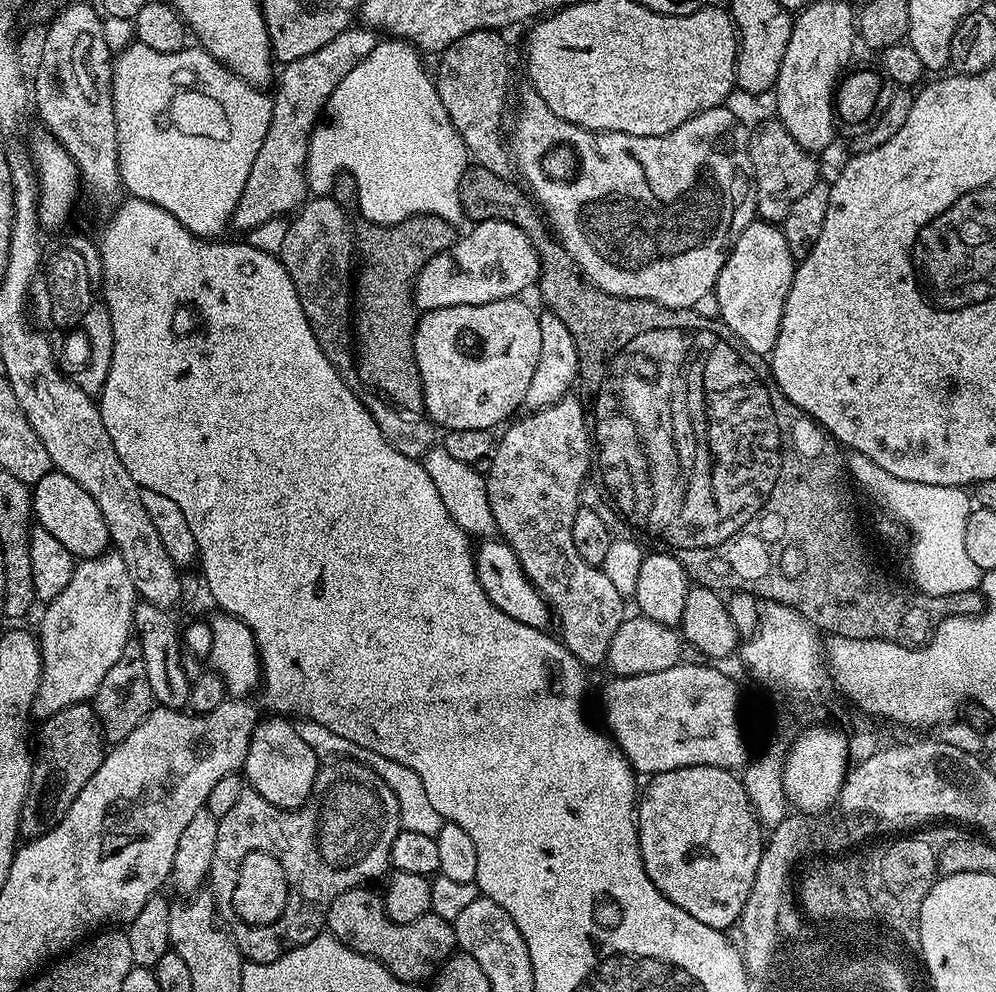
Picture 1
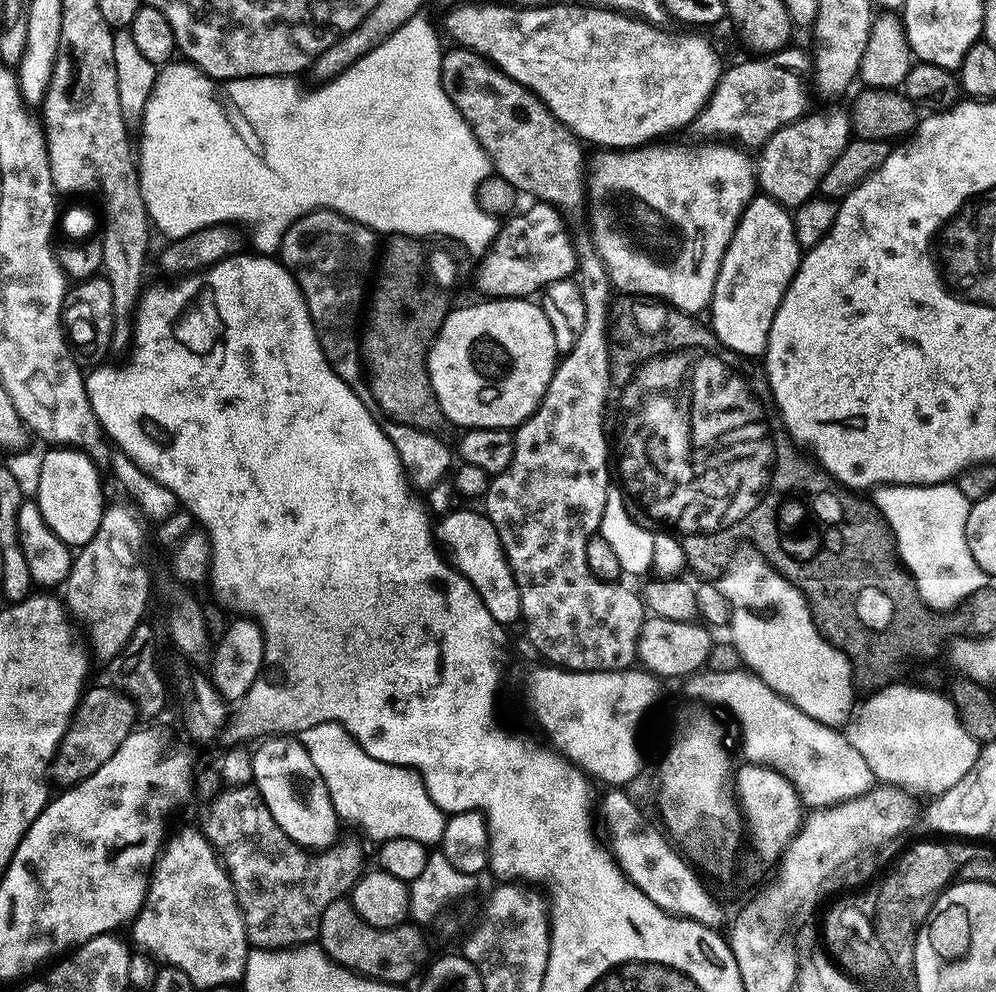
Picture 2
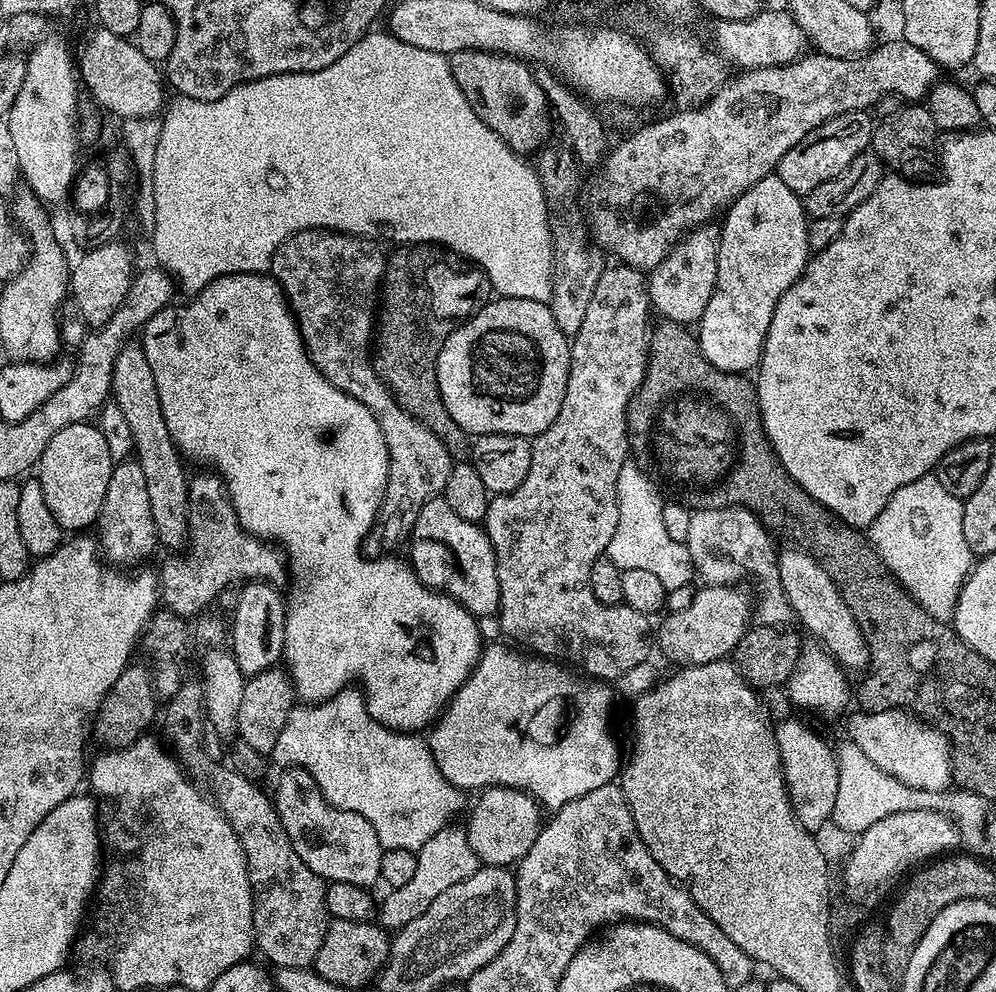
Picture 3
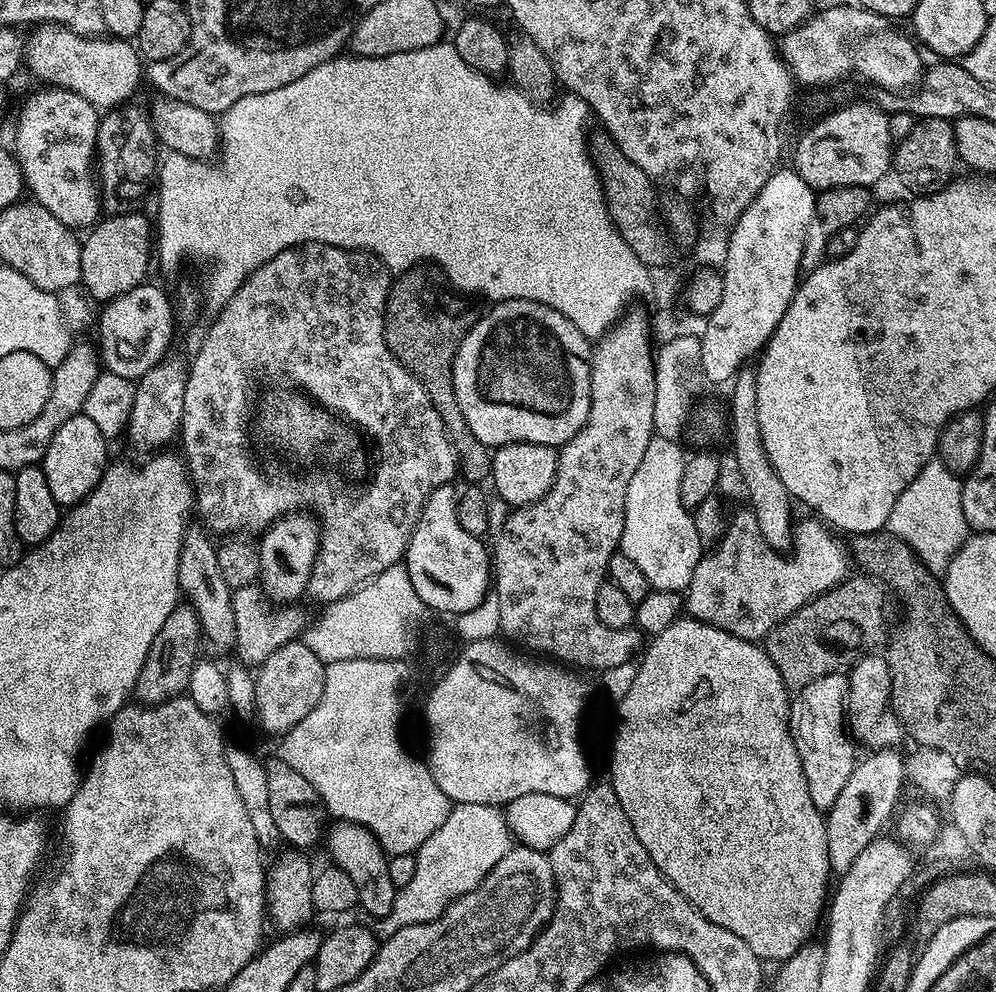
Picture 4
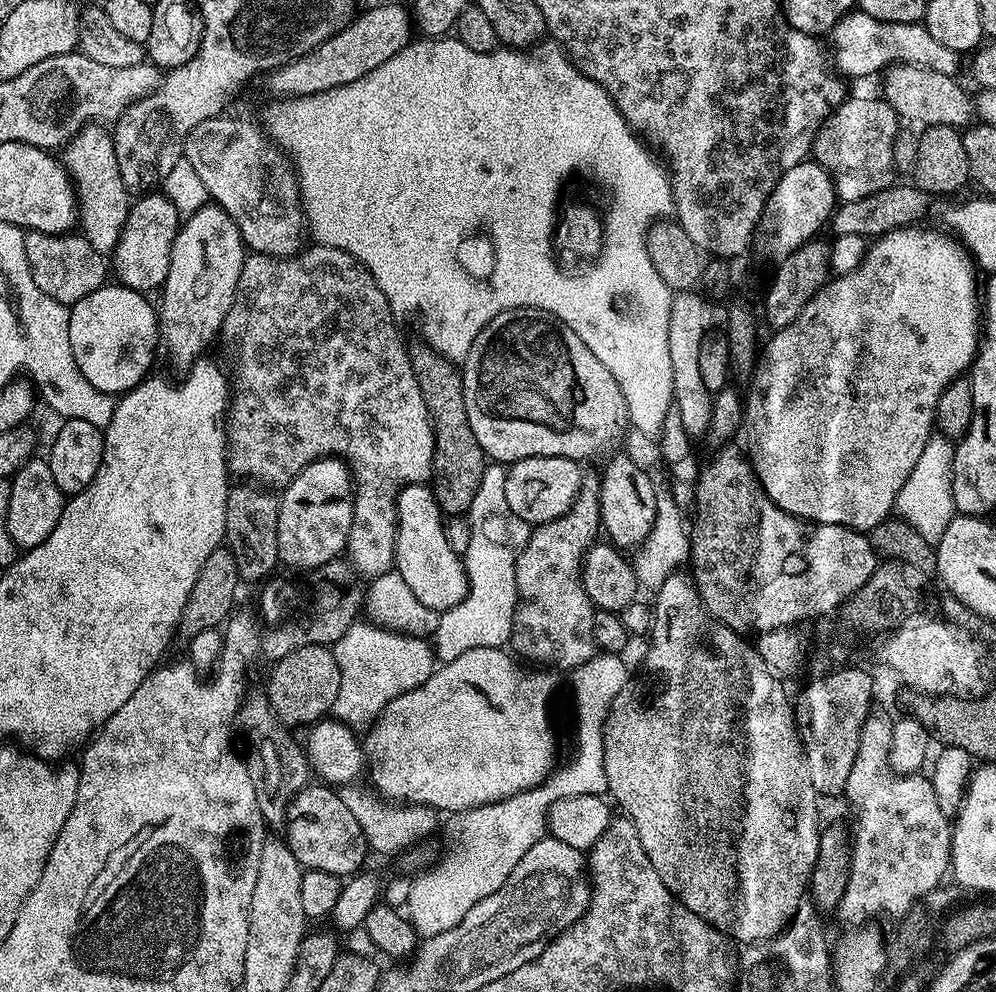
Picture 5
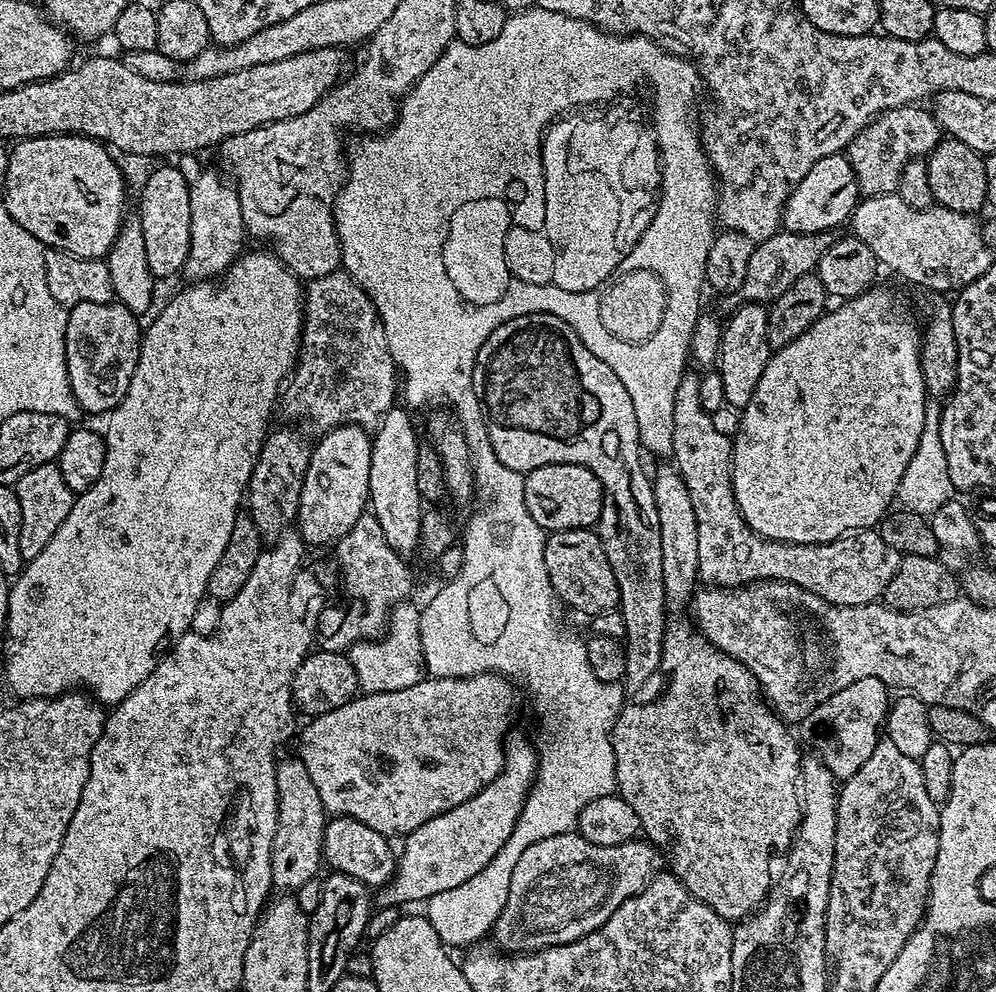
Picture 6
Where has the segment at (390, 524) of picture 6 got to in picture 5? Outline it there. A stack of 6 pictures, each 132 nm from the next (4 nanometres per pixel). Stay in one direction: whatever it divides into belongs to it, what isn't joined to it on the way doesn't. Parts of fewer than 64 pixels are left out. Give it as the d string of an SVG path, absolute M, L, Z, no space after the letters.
M427 483L405 484L396 495L396 562L395 570L410 586L411 593L430 609L442 613L458 606L468 593L468 576L461 556L450 550L444 533L445 517Z

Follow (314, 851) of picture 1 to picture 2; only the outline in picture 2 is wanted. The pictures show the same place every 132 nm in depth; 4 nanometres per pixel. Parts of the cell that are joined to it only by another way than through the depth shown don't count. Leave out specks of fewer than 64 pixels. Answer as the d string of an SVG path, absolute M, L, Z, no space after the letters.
M254 786L242 788L225 787L216 796L211 797L208 817L202 823L202 831L212 843L212 849L220 857L228 877L232 879L232 889L236 891L241 909L244 913L244 925L248 931L248 942L253 949L266 948L279 950L295 948L317 939L322 914L326 914L326 906L330 902L341 899L351 893L356 880L365 871L364 852L348 840L341 846L333 846L319 854L300 848L274 822L274 814L266 810L266 802Z

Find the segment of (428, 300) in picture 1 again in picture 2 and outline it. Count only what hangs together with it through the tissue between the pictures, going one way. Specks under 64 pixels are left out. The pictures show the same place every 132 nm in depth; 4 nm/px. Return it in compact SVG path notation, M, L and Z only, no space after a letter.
M536 202L531 205L529 212L521 216L512 214L503 221L497 231L496 242L484 253L479 261L480 269L476 272L476 288L484 298L532 298L549 284L559 280L567 280L577 271L578 256L572 240L568 237L568 228L564 225L561 209L554 204Z

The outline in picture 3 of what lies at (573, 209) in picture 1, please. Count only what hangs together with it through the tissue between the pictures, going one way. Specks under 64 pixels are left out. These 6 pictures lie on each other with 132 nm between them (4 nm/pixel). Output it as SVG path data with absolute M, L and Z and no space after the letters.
M701 226L692 229L679 244L675 244L657 268L652 269L647 277L648 296L652 307L661 312L665 321L692 326L699 321L706 310L706 302L716 289L718 274L718 246L720 237L712 226Z

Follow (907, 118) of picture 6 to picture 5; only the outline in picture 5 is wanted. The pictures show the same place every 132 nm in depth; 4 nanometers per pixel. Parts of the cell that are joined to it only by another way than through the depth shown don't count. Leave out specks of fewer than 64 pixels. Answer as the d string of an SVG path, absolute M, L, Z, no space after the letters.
M856 96L845 99L828 115L828 121L820 128L816 141L812 143L811 155L830 174L836 187L837 197L841 201L866 198L883 188L891 188L898 173L894 166L894 140L902 127L902 121L896 111L882 98L871 100L868 96Z

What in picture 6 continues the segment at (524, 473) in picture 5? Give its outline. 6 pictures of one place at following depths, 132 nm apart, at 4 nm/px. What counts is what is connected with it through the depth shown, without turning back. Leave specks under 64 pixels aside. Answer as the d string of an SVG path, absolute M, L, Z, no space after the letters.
M547 464L538 466L524 477L524 497L530 518L551 534L575 528L599 525L604 491L598 478L586 466L577 464Z

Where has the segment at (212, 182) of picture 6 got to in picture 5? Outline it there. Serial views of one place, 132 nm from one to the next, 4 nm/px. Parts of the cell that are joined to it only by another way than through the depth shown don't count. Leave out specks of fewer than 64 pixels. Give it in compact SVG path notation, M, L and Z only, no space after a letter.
M206 202L181 223L170 250L170 270L158 300L158 336L162 348L181 370L187 370L205 355L208 343L220 336L226 314L238 290L238 274L246 245L238 226L215 202Z

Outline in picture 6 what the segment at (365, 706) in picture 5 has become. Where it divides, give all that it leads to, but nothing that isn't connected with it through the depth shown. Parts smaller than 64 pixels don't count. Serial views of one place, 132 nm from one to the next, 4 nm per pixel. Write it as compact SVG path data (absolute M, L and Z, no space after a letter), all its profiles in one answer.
M411 599L398 602L388 614L386 631L379 638L363 640L348 649L346 655L350 666L354 666L354 674L358 676L361 693L366 692L397 692L406 690L406 686L414 686L425 679L424 655L422 654L422 634L420 633L420 608L412 605Z

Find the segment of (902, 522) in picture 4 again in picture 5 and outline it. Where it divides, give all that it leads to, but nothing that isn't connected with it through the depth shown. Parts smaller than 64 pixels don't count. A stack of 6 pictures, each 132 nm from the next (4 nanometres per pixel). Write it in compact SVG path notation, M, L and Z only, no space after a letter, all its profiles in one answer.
M933 434L926 442L926 450L922 450L914 470L910 470L910 478L906 478L902 490L898 490L895 515L910 522L910 526L914 526L914 530L918 530L918 534L922 534L922 538L926 538L926 542L933 546L942 538L942 534L946 534L946 526L950 526L952 517L957 515L952 489L955 453L956 446L953 441Z

